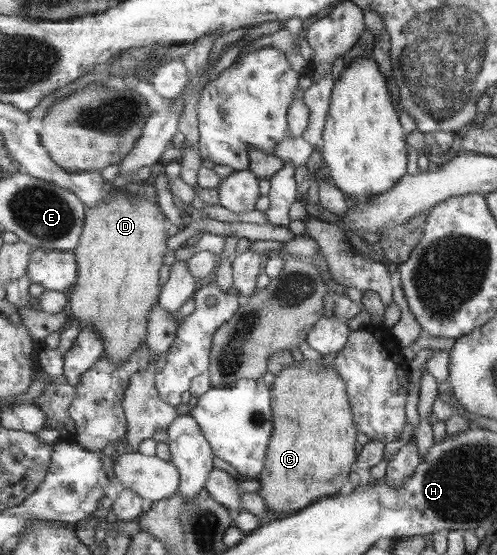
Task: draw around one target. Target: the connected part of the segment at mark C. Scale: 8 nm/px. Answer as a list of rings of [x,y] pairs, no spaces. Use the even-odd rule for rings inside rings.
[[[305,360],[302,363],[295,362],[293,366],[284,369],[280,374],[275,377],[272,383],[272,398],[273,398],[273,418],[274,418],[274,434],[268,447],[266,464],[264,470],[257,478],[260,481],[260,488],[257,494],[265,501],[266,508],[270,517],[282,518],[287,517],[301,510],[308,508],[311,504],[318,502],[321,498],[328,498],[329,496],[336,496],[338,493],[347,489],[348,476],[352,472],[352,466],[356,464],[357,457],[359,456],[356,446],[356,430],[355,418],[352,410],[352,405],[349,401],[348,389],[337,368],[324,366],[321,364],[321,360]]]

